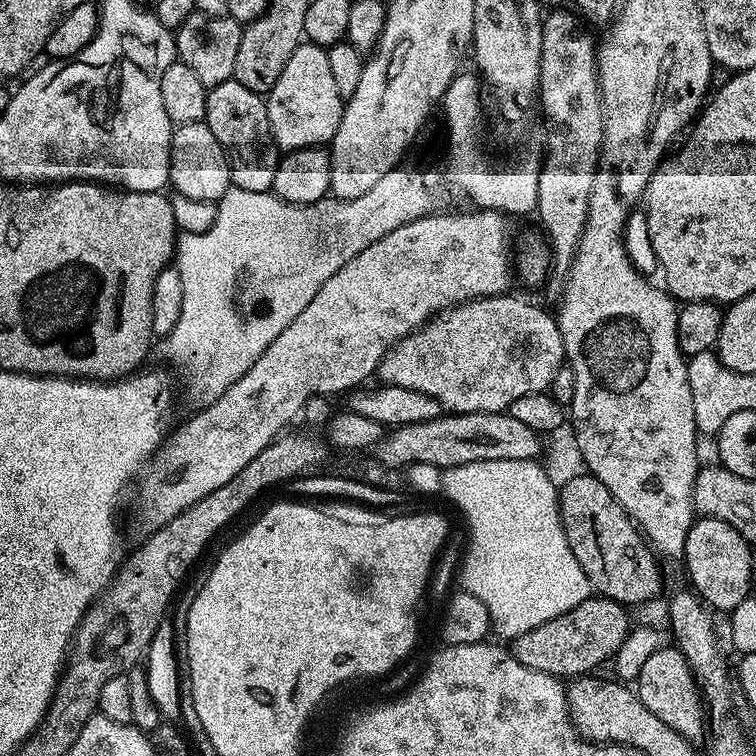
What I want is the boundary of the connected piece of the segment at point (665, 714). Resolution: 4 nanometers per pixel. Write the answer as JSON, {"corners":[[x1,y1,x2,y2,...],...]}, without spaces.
{"corners":[[659,648,657,652,650,654,650,658,642,662,642,670,634,681,634,691,646,706,646,710,650,710,650,714,662,718,662,722,678,730,678,734,693,742,699,741,703,732,705,735,706,712,702,707,700,688,696,685,694,674,679,648]]}

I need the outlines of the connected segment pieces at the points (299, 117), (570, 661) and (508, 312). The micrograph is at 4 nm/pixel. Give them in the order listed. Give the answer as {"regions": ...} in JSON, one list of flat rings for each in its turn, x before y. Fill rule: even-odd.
{"regions":[[[301,42,290,54,282,74,278,74,278,82,267,92,266,103,272,137,281,153,294,154,303,148,331,145,334,134,338,134,346,100,338,94,327,51,317,44]],[[593,594,574,606,574,610,558,614,558,618,550,618,550,622,542,622,542,626,534,626,534,630,526,630,526,634,515,637,510,644,511,654,524,666,530,666,530,670,557,678,575,678,595,673,599,664,607,660,609,663,615,657,628,636,628,612,625,605]],[[513,294,468,300,432,317,423,328,400,340,382,358,378,376,384,384,406,386,438,398,448,412,503,412,514,398,551,389,554,374,566,363,562,334,555,315]]]}

